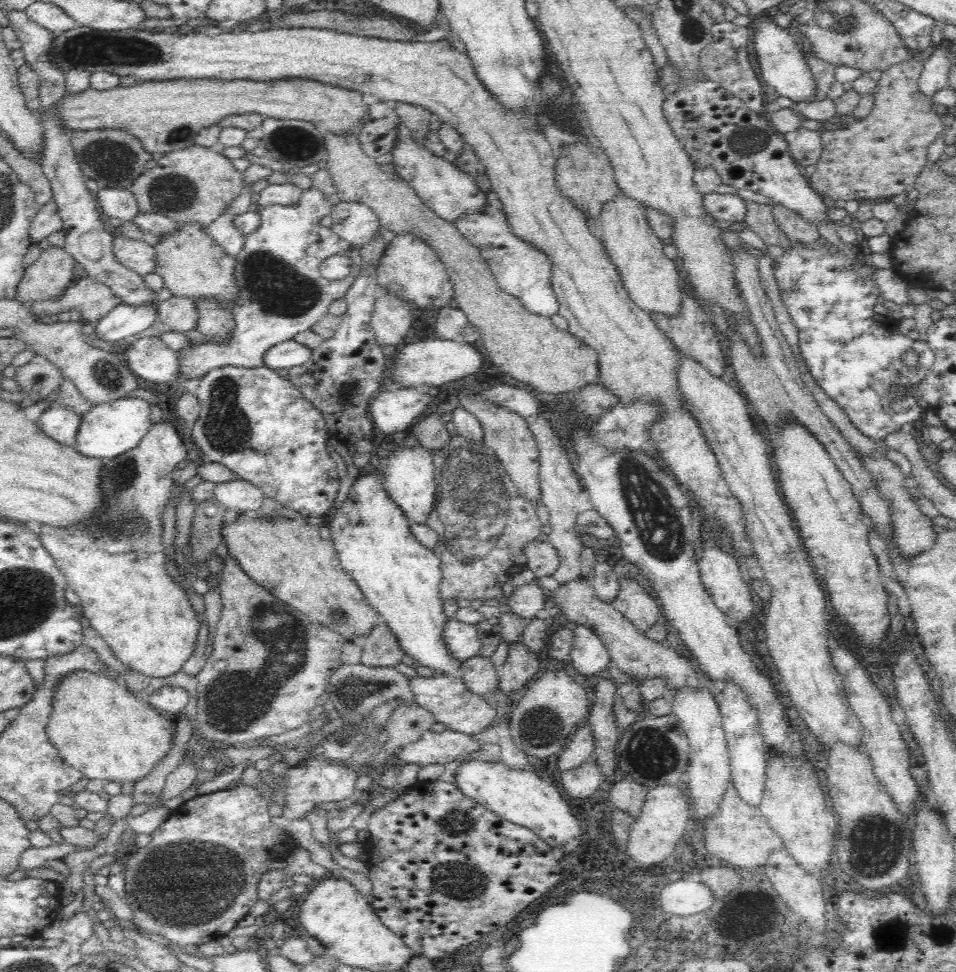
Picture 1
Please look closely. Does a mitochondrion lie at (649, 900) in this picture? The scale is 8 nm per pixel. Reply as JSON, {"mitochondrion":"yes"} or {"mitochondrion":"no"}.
{"mitochondrion":"no"}

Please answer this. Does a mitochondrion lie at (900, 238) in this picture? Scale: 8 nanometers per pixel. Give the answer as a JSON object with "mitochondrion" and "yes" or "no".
{"mitochondrion":"no"}

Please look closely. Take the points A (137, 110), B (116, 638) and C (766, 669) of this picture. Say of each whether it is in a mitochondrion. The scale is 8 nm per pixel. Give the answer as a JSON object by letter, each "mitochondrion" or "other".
{"A":"other","B":"other","C":"other"}

